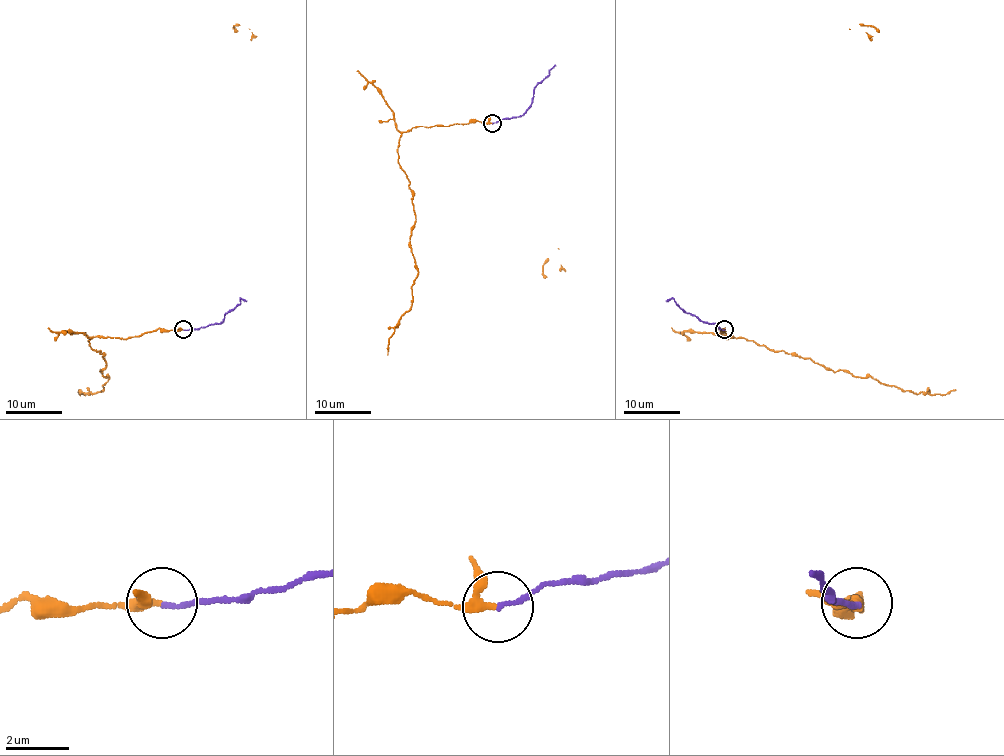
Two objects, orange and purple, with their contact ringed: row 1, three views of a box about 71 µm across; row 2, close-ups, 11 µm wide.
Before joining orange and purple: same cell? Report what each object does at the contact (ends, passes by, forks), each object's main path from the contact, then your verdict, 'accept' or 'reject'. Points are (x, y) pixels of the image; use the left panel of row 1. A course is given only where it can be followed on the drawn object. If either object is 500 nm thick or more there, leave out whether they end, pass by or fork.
orange passes by; purple ends; course orange (184, 329), (91, 337), (109, 378), (102, 391), (78, 390); course purple (184, 329), (199, 329), (222, 322), (240, 302), (240, 298), (246, 301); accept

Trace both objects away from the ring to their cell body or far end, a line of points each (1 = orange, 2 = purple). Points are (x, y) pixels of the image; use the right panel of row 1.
1: (724, 329), (727, 339), (754, 340), (834, 371), (848, 370), (917, 394), (955, 390)
2: (724, 329), (686, 314), (672, 298), (665, 301)

